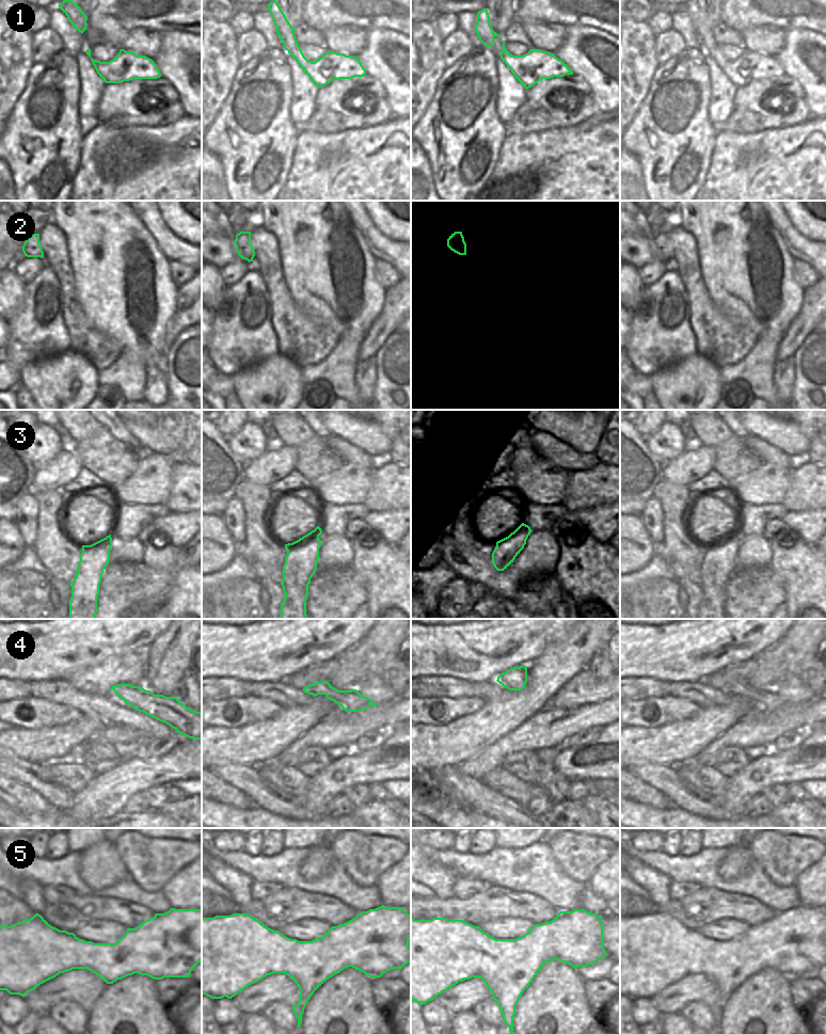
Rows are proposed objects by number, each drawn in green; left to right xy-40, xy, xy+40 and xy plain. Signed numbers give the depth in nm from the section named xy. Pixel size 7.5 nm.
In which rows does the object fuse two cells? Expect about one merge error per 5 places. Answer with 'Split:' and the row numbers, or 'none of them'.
Split: none of them

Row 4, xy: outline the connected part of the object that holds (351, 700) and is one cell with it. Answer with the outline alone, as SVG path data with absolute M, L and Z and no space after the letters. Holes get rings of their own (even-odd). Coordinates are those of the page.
M316 682L308 684L302 689L314 697L318 695L325 695L328 699L334 701L343 707L346 712L362 712L372 705L378 705L368 697L364 697L356 689L338 690L334 688L329 682Z

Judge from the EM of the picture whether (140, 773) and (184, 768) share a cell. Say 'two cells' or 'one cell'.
one cell

